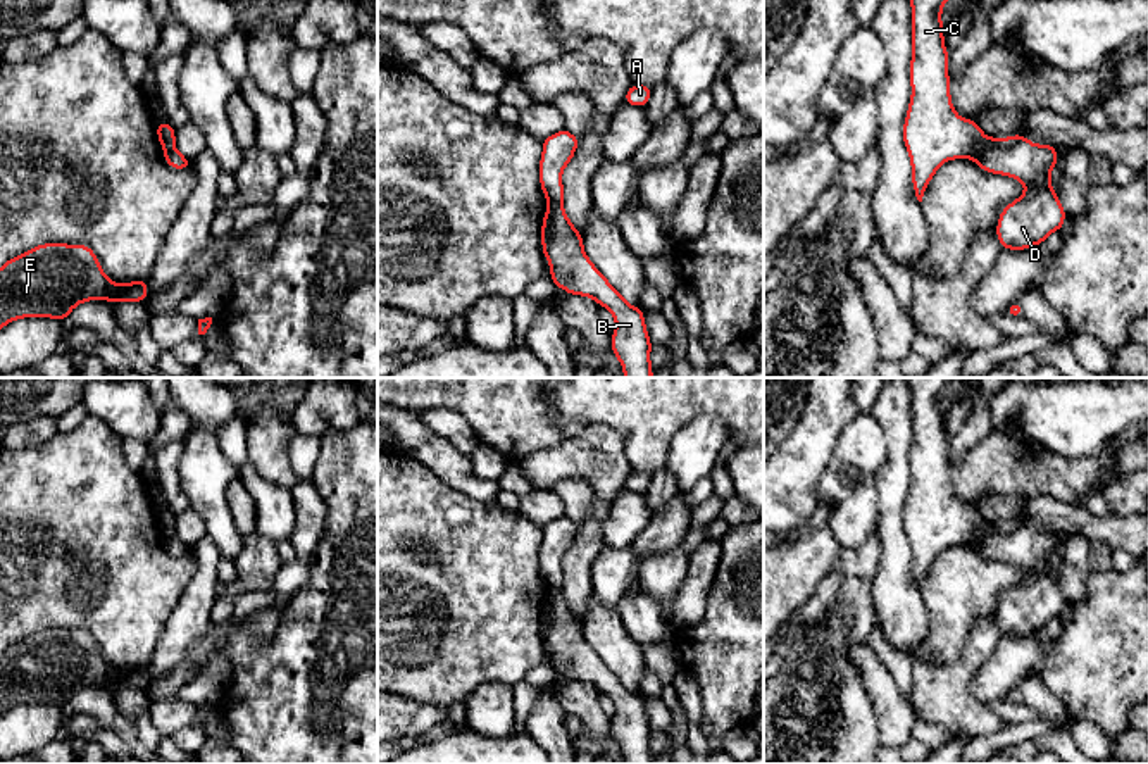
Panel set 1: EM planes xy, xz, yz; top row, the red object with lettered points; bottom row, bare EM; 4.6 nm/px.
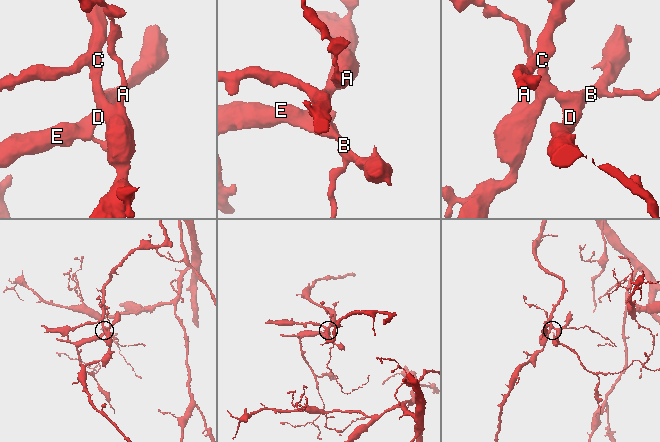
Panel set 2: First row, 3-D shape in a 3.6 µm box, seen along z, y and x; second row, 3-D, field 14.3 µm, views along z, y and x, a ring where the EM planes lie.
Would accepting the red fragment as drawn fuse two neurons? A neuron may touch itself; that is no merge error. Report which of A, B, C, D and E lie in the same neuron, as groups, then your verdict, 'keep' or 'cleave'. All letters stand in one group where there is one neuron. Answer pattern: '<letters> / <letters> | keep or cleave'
A C / B D E | cleave

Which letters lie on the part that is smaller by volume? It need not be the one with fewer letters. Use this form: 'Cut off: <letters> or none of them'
Cut off: B, D, E

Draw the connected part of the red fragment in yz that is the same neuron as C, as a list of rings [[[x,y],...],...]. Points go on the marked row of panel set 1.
[[[946,0],[912,3],[912,98],[903,124],[903,141],[912,162],[919,202],[933,174],[950,159],[972,157],[984,138],[976,121],[957,116],[950,98],[948,52],[943,41],[941,9]]]

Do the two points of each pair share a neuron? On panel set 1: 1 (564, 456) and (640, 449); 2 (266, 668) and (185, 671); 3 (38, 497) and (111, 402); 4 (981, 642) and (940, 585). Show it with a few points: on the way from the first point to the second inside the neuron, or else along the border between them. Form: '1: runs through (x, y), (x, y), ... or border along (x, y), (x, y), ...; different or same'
1: border along (597, 421), (619, 435), (633, 469); different
2: runs through (245, 652), (237, 644), (212, 644), (205, 651); same
3: border along (88, 413), (102, 419), (123, 438); different
4: border along (995, 616), (973, 625), (952, 663); different

